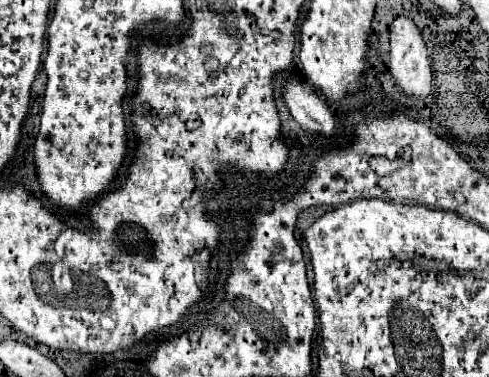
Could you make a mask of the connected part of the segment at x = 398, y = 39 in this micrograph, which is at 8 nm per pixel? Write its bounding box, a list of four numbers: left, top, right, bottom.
[390,16,432,100]

